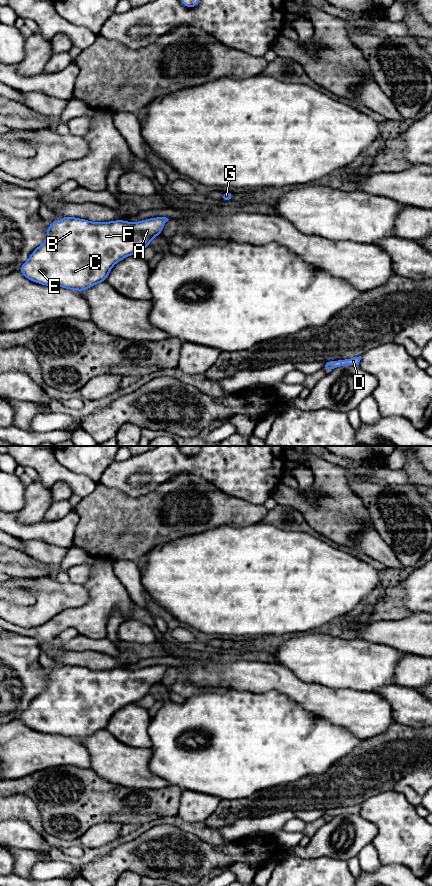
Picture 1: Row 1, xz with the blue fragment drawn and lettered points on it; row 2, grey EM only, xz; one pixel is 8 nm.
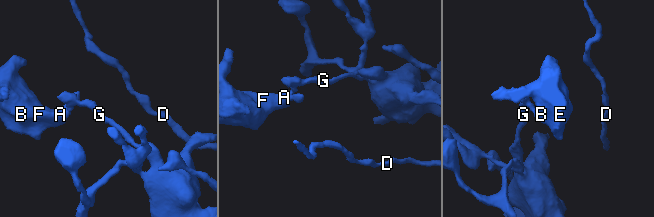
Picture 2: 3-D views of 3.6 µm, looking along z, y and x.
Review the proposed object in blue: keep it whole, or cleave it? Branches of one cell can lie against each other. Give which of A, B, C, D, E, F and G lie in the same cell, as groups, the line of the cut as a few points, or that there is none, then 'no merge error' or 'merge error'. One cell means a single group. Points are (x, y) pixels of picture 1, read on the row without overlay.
A B C D E F G; no cut; no merge error

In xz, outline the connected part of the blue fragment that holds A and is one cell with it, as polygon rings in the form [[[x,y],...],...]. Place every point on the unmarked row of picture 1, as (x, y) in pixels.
[[[61,665],[58,670],[51,670],[49,672],[46,688],[32,700],[29,707],[22,712],[19,719],[27,727],[41,733],[64,735],[80,740],[87,738],[97,731],[105,730],[116,711],[150,694],[150,689],[161,682],[164,672],[168,668],[166,665],[155,665],[135,671],[125,668],[91,670],[76,665]]]

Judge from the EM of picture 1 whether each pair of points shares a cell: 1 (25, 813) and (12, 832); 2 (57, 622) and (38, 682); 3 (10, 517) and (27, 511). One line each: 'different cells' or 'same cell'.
1: different cells
2: different cells
3: different cells

